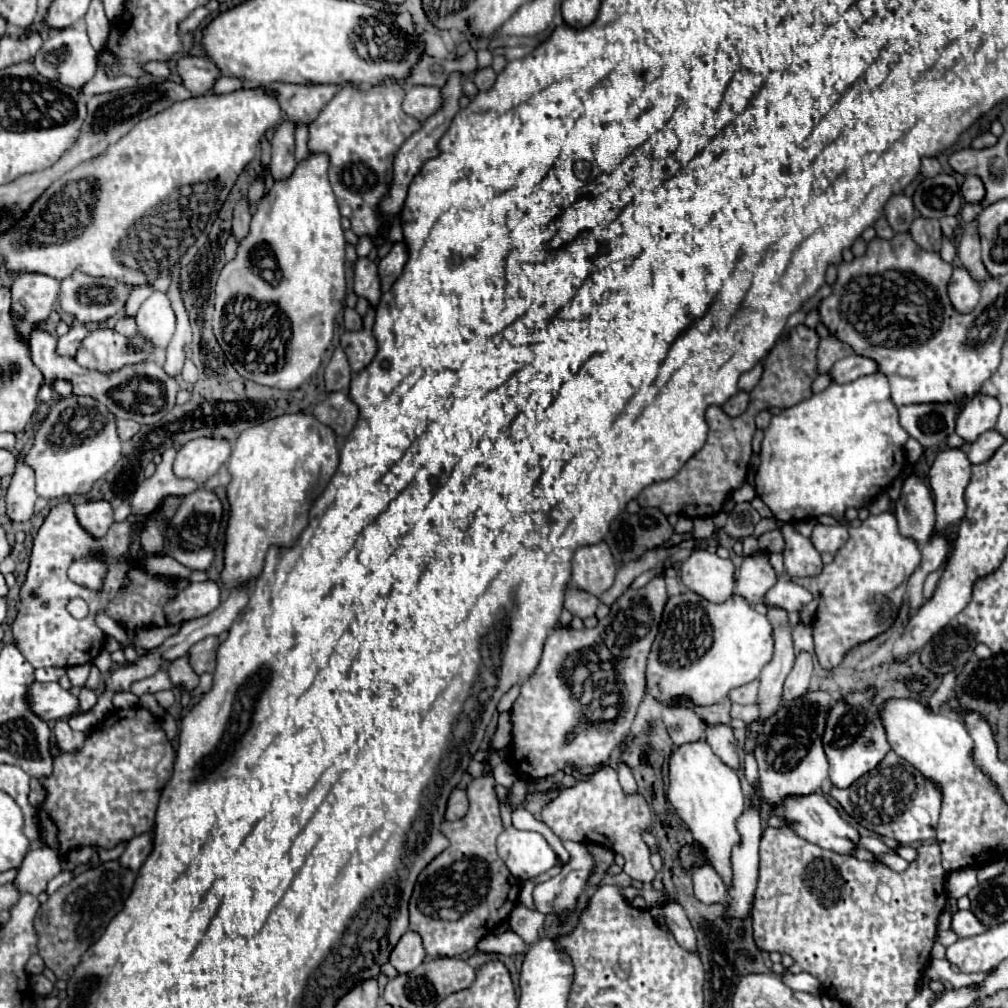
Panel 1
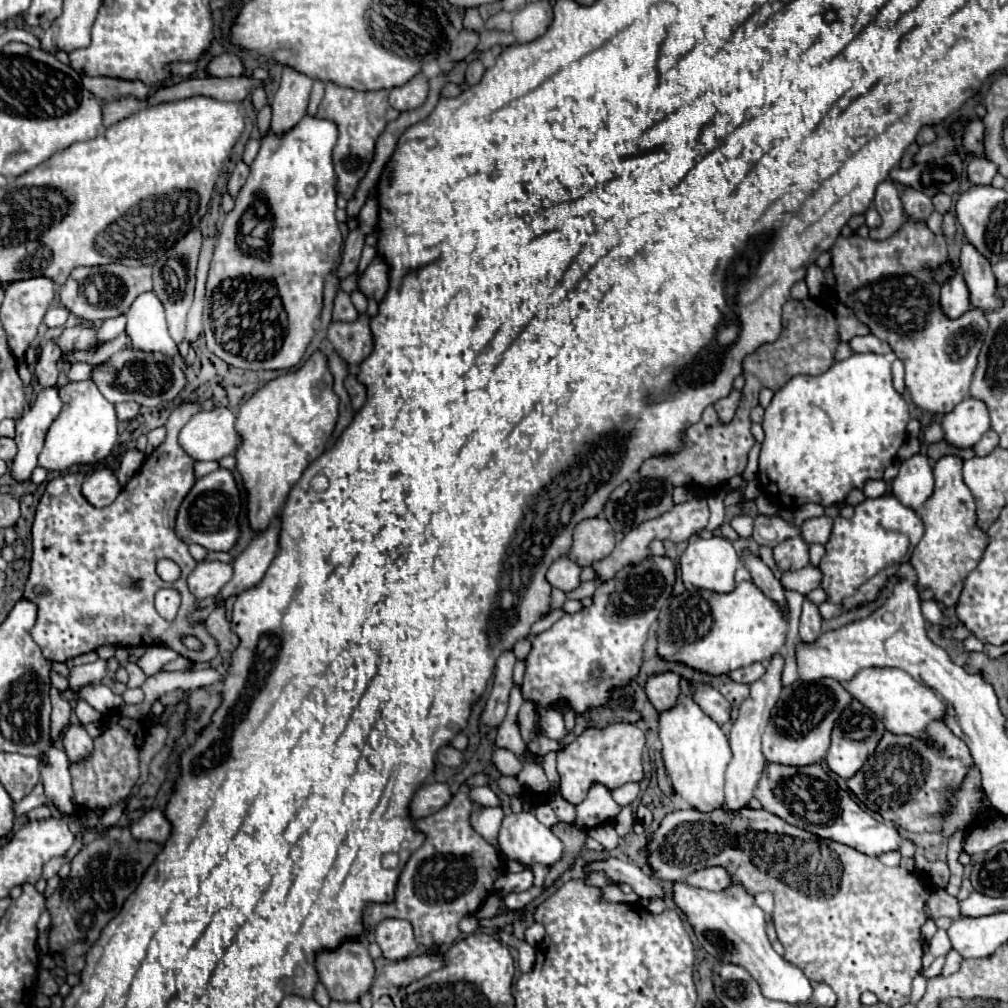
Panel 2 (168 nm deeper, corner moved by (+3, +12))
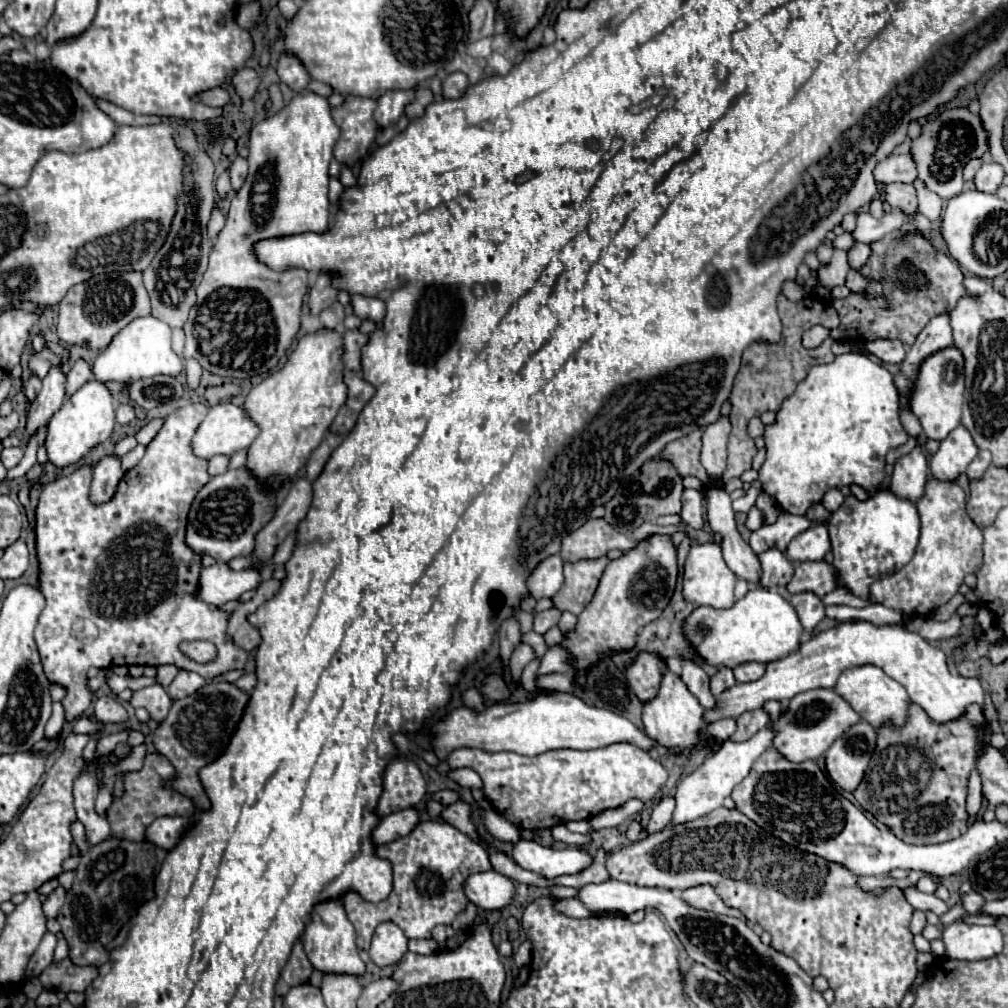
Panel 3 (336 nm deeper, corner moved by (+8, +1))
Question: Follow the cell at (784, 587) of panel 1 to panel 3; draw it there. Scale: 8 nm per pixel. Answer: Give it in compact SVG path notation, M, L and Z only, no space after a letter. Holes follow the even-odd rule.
M801 562L795 568L793 580L787 584L789 594L801 594L801 590L813 590L813 594L829 594L837 586L835 570L827 562Z

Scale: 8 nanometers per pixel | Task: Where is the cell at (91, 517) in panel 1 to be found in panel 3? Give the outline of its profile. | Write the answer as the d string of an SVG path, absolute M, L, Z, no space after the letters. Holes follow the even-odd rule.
M105 456L93 468L93 482L91 482L91 502L99 506L101 502L109 502L113 498L119 480L123 478L121 462L117 456Z

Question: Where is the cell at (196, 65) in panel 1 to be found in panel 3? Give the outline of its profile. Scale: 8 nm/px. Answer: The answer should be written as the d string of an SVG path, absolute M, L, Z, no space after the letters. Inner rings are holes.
M241 68L235 72L233 80L231 80L237 96L241 98L253 98L253 94L259 88L259 74L251 68Z

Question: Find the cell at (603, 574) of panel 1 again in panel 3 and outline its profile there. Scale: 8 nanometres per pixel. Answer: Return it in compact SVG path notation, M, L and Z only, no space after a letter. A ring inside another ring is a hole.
M589 518L579 530L563 538L559 556L563 562L595 560L607 556L609 550L633 550L635 542L623 534L617 534L603 518Z

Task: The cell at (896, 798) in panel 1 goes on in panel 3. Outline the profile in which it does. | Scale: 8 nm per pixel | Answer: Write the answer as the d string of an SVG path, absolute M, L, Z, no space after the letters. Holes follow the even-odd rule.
M911 704L909 720L903 728L879 728L877 730L877 748L873 752L875 772L867 772L859 788L853 792L855 800L863 810L871 812L879 822L893 830L893 834L907 844L941 844L961 836L967 830L967 778L975 768L975 740L985 726L985 718L979 706L971 706L965 716L959 720L937 724L925 710L917 704Z

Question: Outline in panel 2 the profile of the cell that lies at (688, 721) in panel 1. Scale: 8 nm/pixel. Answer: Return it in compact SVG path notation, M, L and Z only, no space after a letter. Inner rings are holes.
M672 671L656 673L646 679L646 695L650 703L658 709L664 711L666 707L672 707L680 695L680 675Z

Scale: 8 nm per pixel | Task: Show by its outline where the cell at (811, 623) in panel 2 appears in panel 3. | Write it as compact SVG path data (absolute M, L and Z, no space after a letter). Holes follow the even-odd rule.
M805 592L805 594L783 594L783 596L787 596L787 602L797 610L797 616L805 632L813 632L813 628L825 618L825 606L821 598L817 598L815 594Z

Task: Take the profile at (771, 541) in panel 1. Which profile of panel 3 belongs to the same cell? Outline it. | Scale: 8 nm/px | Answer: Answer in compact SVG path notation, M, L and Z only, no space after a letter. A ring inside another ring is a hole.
M781 512L781 516L777 518L775 524L771 526L761 526L759 530L751 532L751 548L755 554L761 554L769 548L777 548L777 550L785 550L789 546L789 542L805 532L813 522L805 516L795 516L795 514L785 514Z

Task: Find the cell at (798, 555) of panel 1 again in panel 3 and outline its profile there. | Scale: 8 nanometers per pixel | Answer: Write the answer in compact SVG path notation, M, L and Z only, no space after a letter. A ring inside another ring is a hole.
M767 550L765 554L759 554L759 562L763 568L763 588L783 588L793 578L795 564L781 550Z

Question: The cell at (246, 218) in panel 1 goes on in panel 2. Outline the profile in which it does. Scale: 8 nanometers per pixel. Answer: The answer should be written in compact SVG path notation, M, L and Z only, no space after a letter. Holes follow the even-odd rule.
M238 161L236 167L234 167L234 171L232 171L232 175L230 175L230 179L228 179L228 191L230 191L230 195L236 197L236 193L242 189L246 177L248 177L248 165L244 161Z

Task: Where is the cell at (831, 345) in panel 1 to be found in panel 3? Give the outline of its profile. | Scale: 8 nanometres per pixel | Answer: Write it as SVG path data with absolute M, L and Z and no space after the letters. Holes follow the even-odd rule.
M891 232L881 242L873 242L871 248L873 256L861 268L861 272L867 278L883 282L885 296L865 300L861 294L849 294L845 300L831 300L841 318L839 328L833 330L831 336L845 342L897 338L911 346L933 316L955 308L957 300L965 294L963 272L959 270L957 260L939 254L931 242L921 236Z

